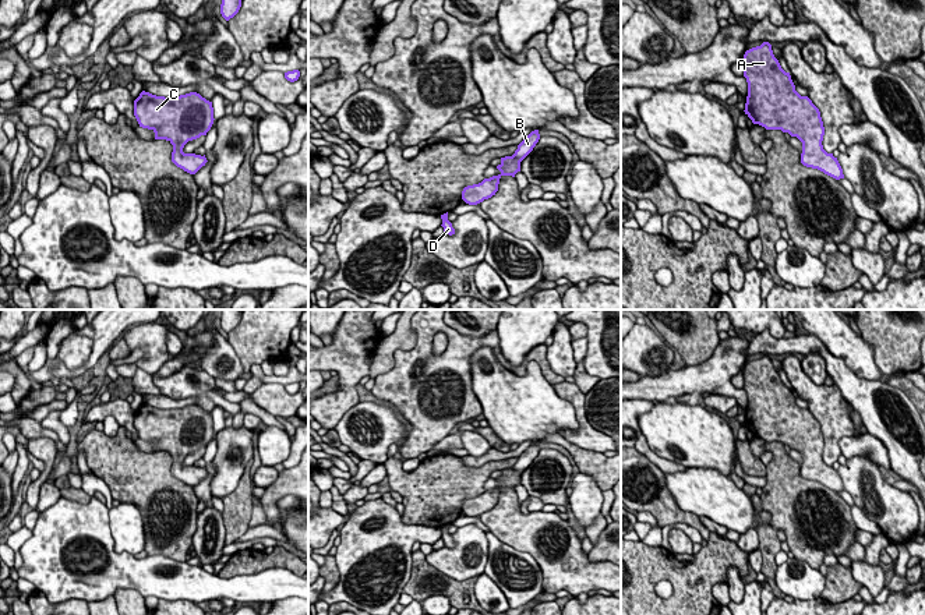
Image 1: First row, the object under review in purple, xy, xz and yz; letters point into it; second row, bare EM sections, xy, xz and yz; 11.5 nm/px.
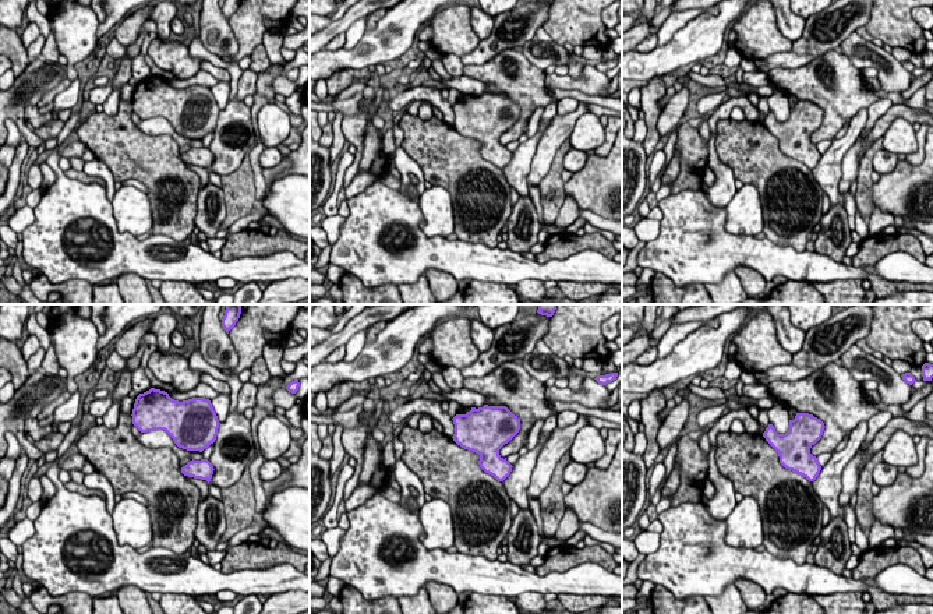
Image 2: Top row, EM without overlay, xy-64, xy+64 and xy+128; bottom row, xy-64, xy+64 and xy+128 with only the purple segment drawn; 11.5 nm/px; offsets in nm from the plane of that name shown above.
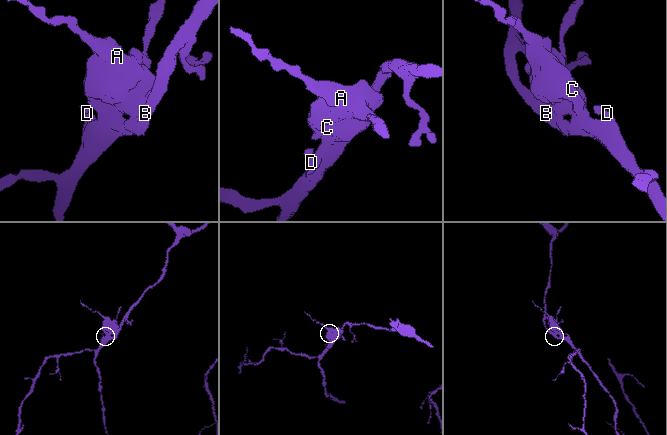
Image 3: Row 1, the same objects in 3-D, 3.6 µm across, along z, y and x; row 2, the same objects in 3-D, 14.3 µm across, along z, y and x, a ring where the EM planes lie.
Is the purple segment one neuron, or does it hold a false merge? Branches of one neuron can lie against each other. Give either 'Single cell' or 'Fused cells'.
Single cell

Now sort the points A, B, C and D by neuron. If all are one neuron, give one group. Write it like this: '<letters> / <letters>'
A B C D

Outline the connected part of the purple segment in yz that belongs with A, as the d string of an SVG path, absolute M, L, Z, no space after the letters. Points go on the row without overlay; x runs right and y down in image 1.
M763 354L744 367L744 389L748 395L745 427L766 442L781 442L802 455L801 476L840 492L843 481L823 462L825 439L819 421L801 409L790 385L774 370L772 357Z

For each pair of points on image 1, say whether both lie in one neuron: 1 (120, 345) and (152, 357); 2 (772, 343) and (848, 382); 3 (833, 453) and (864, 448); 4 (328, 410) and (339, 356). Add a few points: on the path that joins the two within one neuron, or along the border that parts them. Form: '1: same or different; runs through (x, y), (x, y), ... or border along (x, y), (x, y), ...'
1: different; border along (120, 338), (126, 342), (130, 353)
2: same; runs through (793, 345), (816, 345), (832, 361)
3: different; border along (851, 435), (846, 435), (839, 442), (841, 453)
4: same; runs through (342, 396), (346, 392), (346, 370)

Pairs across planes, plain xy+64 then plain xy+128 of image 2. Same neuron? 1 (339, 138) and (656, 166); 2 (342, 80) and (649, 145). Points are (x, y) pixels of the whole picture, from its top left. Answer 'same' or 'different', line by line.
1: different
2: same

